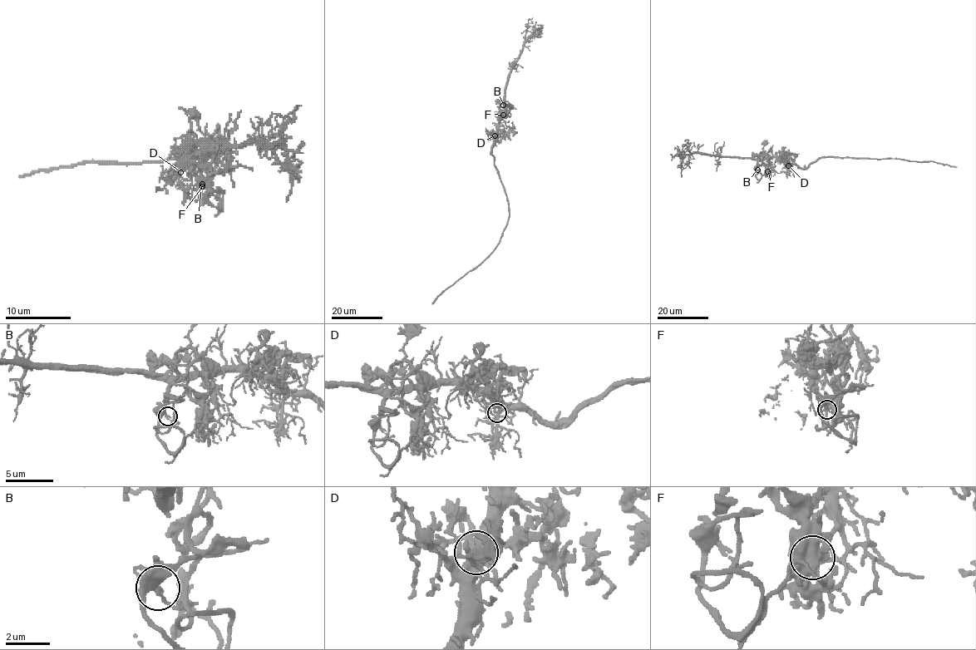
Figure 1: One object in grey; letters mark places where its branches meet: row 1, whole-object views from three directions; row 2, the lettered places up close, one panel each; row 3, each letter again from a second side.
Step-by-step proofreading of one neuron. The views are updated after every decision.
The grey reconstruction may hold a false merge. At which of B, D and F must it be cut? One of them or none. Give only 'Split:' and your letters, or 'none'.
Split: F

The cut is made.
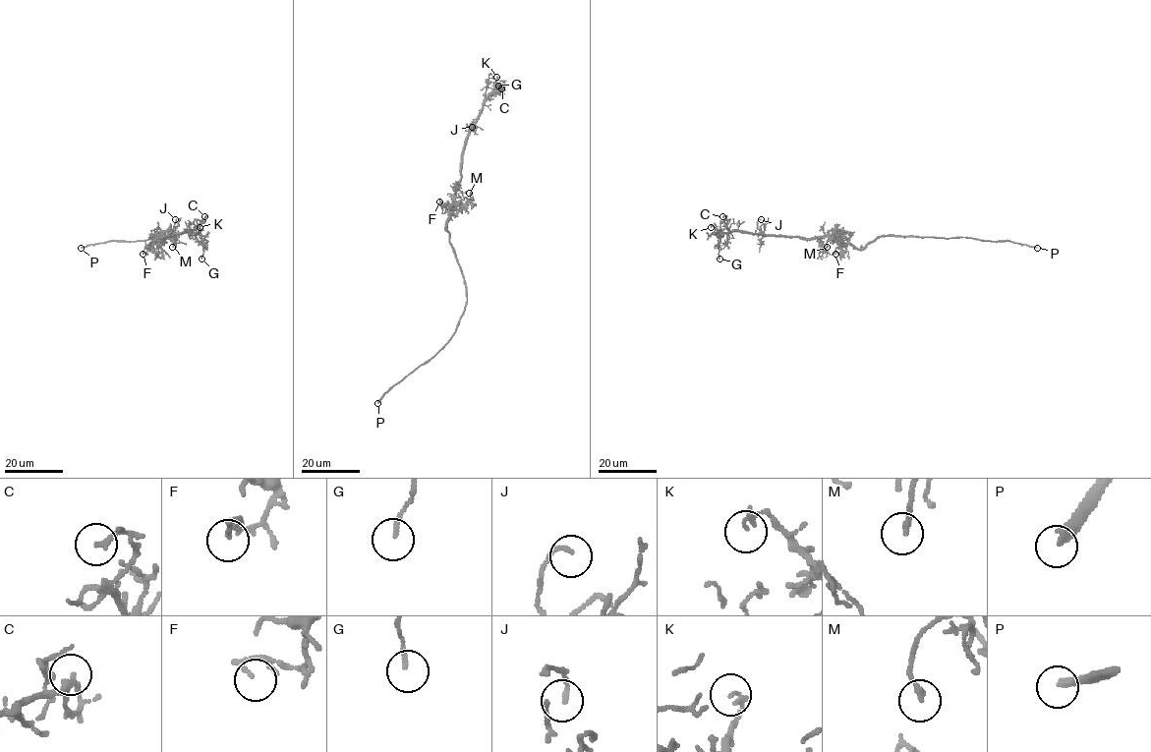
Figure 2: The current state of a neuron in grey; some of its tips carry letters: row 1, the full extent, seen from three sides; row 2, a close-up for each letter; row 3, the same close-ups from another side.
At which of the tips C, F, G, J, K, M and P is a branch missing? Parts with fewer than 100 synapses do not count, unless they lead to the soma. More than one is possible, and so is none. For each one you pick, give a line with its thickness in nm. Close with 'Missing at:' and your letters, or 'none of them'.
P: 300 nm
Missing at: P

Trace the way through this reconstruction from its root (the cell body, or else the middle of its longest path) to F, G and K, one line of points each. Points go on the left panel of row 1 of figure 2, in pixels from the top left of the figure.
F: (153, 239), (152, 245), (143, 254)
G: (153, 239), (149, 249), (158, 237), (192, 231), (204, 249), (201, 259)
K: (153, 239), (149, 249), (158, 237), (199, 232), (200, 227)

